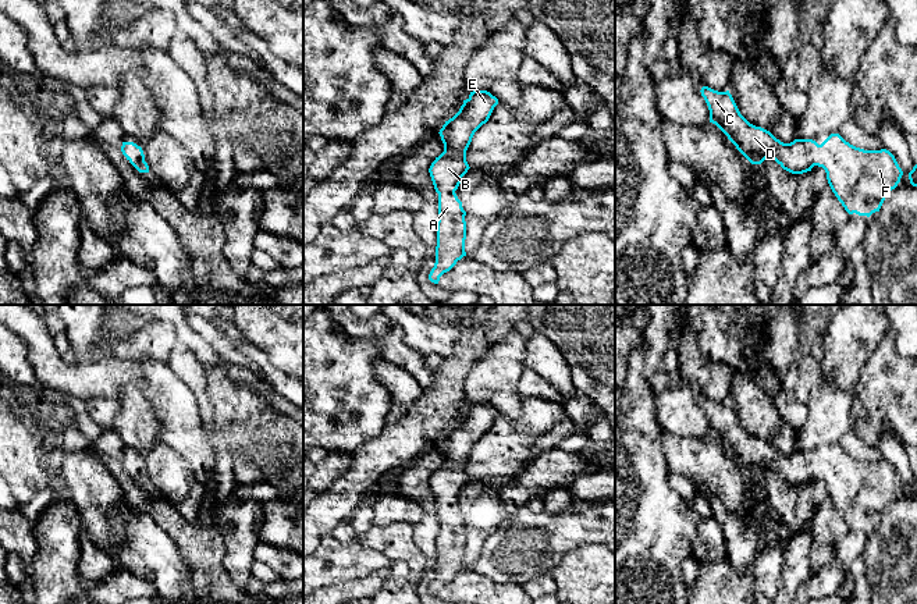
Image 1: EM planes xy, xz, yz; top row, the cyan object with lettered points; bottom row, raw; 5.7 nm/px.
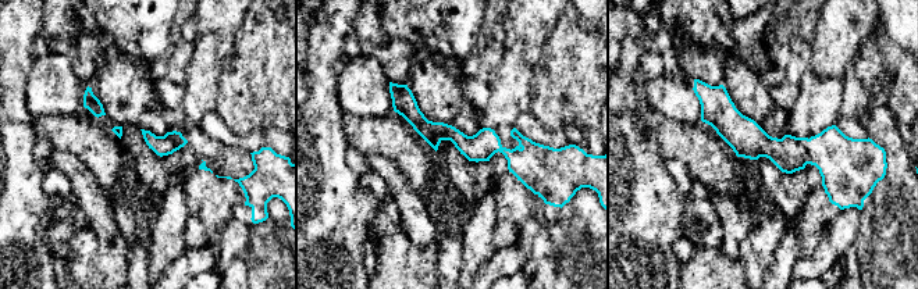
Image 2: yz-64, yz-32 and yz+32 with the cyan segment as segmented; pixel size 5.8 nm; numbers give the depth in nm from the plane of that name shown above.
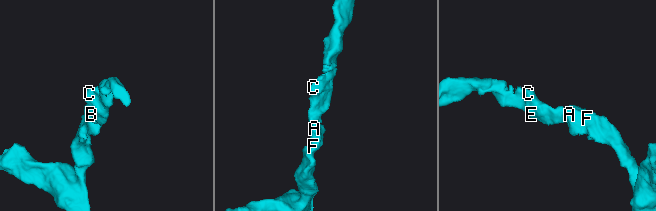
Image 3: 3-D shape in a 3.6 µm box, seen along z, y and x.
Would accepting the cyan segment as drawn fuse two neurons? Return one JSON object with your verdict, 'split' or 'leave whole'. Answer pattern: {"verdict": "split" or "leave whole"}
{"verdict": "leave whole"}

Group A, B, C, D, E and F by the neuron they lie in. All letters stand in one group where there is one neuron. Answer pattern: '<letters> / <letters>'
A B C D E F

